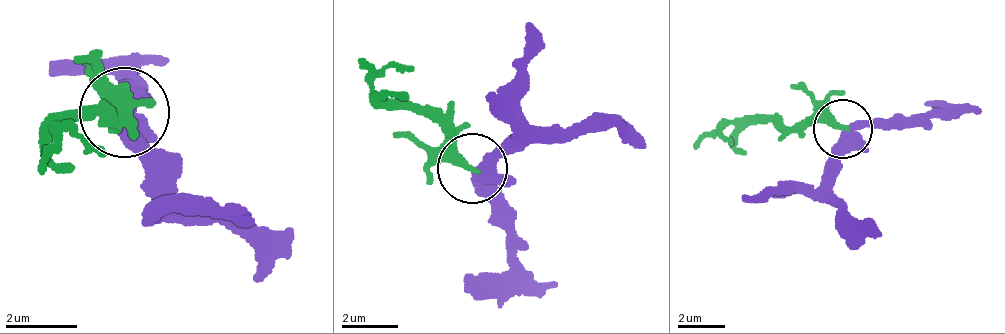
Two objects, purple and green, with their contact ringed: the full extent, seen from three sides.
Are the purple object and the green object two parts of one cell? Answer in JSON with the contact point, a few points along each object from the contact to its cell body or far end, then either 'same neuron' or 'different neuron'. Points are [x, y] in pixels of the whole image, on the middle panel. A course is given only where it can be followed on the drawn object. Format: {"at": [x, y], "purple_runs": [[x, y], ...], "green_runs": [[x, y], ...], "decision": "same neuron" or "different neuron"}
{"at": [472, 168], "purple_runs": [[476, 167], [487, 169], [548, 129], [619, 127], [648, 149]], "green_runs": [[473, 166], [421, 113], [385, 101], [363, 58]], "decision": "different neuron"}

